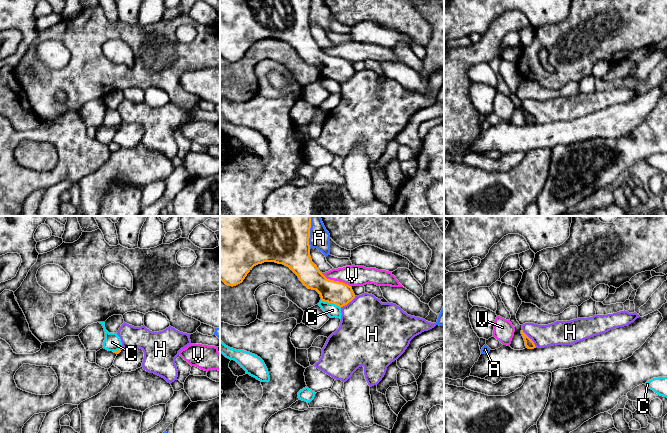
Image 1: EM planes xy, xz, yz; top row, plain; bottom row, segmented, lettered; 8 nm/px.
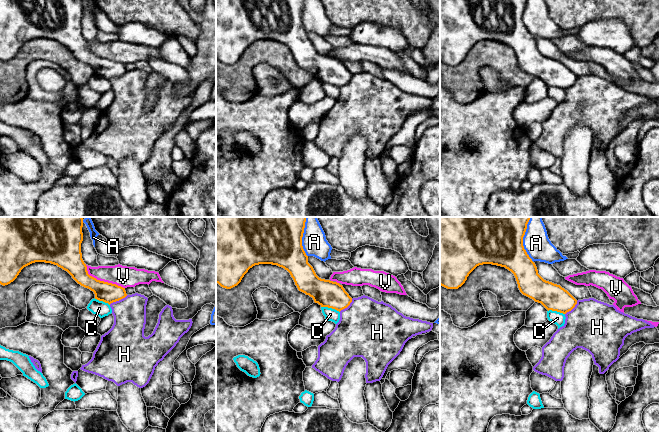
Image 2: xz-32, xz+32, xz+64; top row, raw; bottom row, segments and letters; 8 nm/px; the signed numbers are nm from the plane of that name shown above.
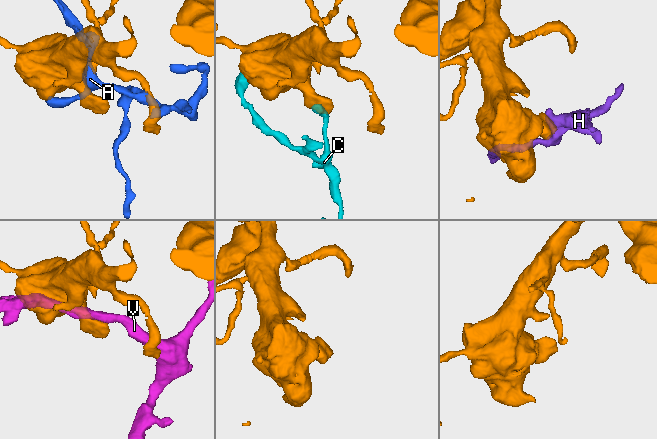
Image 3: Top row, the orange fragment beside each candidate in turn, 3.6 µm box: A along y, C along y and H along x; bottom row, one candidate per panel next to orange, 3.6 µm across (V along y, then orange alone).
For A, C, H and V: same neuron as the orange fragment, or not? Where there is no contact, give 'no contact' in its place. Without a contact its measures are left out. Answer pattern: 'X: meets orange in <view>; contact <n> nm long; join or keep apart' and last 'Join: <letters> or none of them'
A: meets orange in xz; contact 200 nm long; keep apart
C: meets orange in xz; contact 180 nm long; keep apart
H: meets orange in yz; contact 190 nm long; keep apart
V: meets orange in xz; contact 280 nm long; keep apart
Join: none of them

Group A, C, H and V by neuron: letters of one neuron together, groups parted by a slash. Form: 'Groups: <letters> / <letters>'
Groups: A / C / H / V

